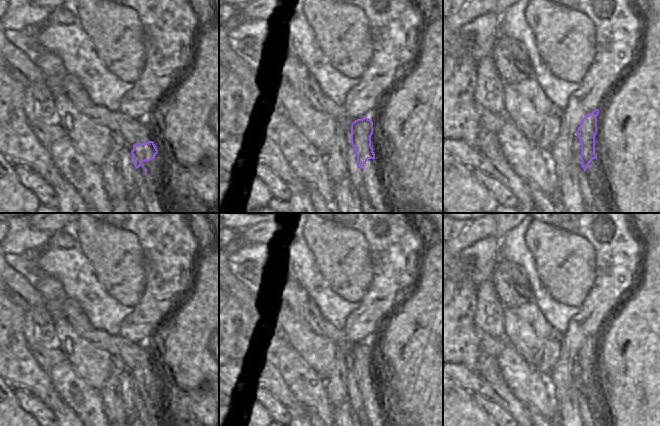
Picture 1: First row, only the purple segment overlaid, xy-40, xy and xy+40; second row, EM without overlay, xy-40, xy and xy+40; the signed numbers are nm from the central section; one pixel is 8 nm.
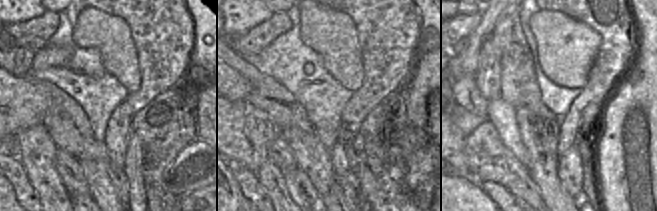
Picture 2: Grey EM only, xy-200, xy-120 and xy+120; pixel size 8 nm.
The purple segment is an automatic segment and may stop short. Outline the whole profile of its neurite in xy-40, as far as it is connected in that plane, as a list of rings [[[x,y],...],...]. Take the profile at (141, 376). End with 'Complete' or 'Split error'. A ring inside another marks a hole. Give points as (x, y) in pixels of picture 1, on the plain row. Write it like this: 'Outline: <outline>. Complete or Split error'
Outline: [[[153,365],[136,367],[133,369],[133,374],[131,375],[133,388],[136,391],[133,402],[135,404],[137,417],[143,426],[163,426],[160,416],[151,416],[147,411],[145,403],[147,397],[145,386],[154,383],[157,377],[158,374]]]. Split error.

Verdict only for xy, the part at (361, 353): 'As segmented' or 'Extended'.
Extended.

